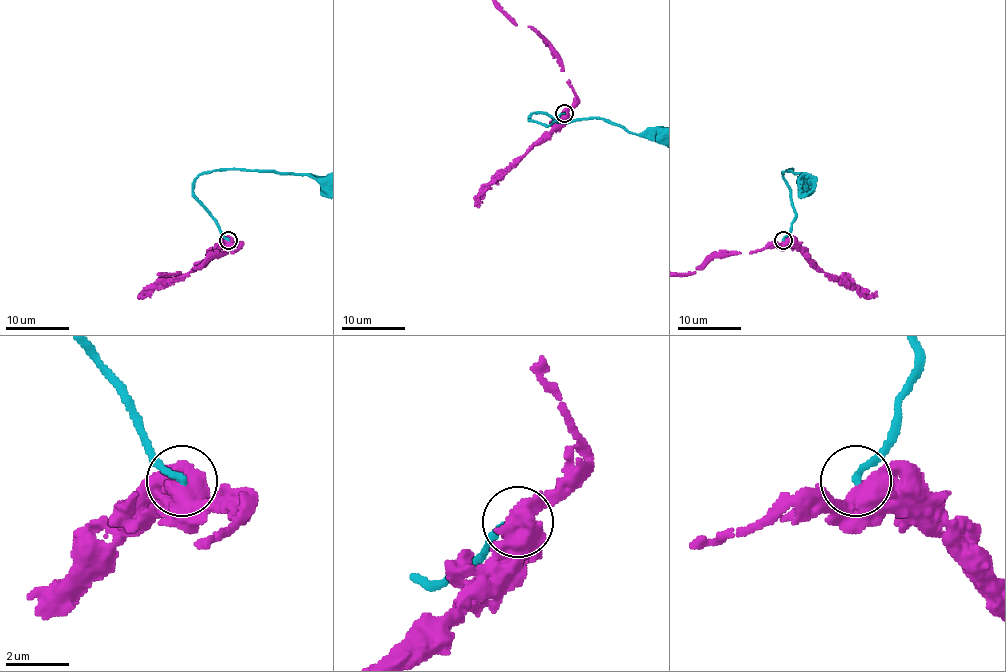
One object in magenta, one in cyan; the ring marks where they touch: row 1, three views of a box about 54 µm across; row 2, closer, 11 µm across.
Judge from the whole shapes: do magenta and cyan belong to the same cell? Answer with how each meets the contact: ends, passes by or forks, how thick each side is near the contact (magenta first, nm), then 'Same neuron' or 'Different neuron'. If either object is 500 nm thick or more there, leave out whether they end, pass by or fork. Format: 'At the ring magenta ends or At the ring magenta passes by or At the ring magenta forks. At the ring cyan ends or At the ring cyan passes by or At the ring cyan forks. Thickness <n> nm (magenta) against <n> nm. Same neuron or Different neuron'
Thickness 900 nm (magenta) against 240 nm. Different neuron

